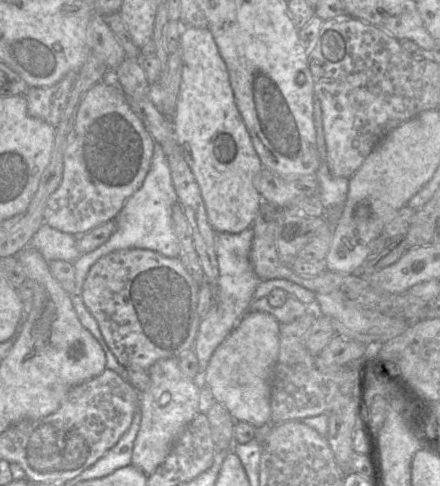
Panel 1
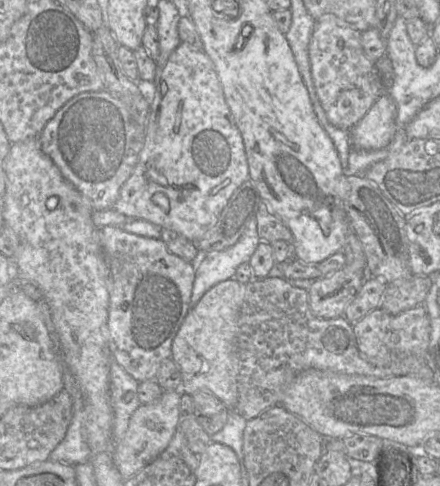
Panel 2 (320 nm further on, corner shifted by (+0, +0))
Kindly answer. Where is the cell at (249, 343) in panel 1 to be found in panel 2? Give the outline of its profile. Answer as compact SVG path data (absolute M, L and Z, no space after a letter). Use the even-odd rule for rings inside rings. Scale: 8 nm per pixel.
M228 279L222 281L216 284L215 286L213 286L212 288L210 288L197 302L197 304L194 307L189 309L172 343L171 359L173 359L173 361L177 364L182 375L182 385L180 388L181 392L192 395L199 390L209 390L218 399L220 399L229 410L231 409L235 410L235 406L238 400L237 376L239 372L239 359L237 354L236 341L237 341L237 333L238 333L238 319L239 319L240 308L244 300L244 293L245 293L245 284L242 284L234 279Z

